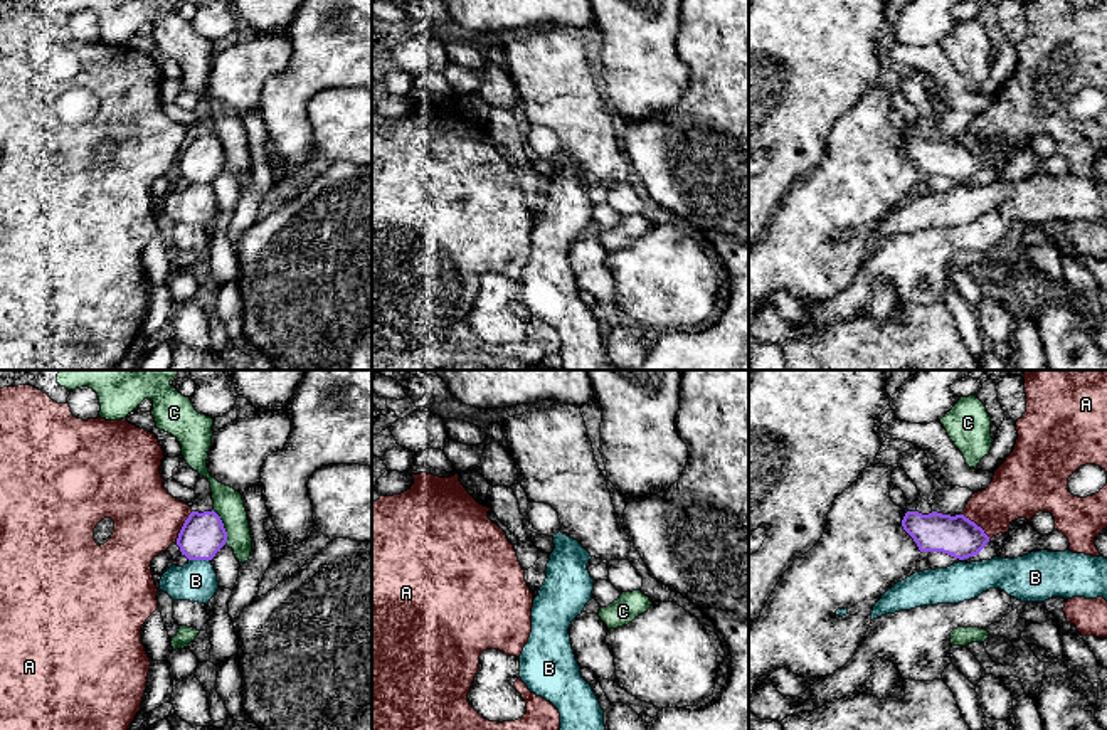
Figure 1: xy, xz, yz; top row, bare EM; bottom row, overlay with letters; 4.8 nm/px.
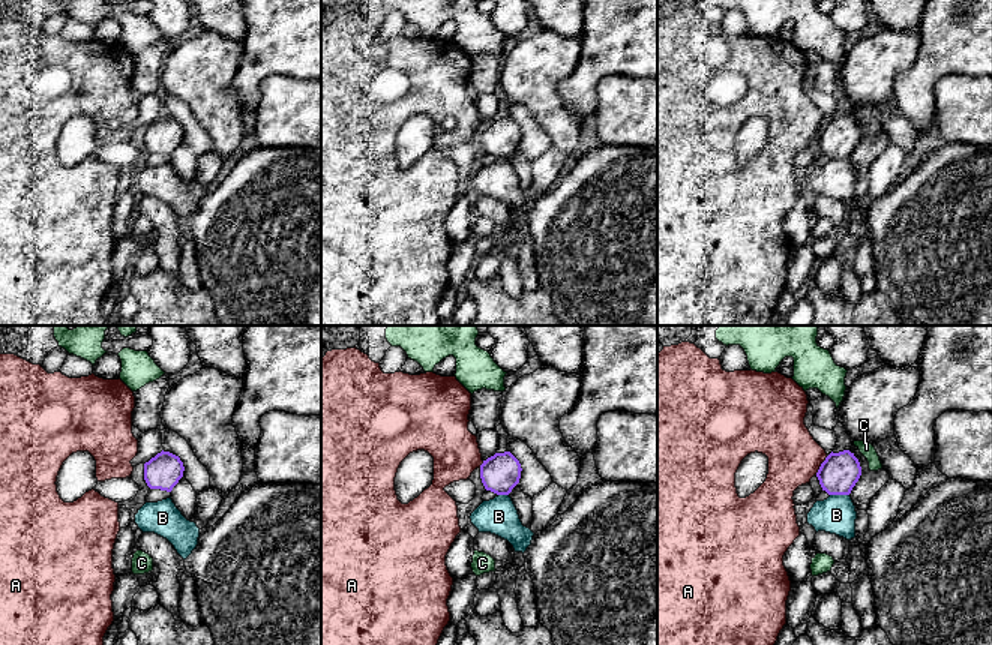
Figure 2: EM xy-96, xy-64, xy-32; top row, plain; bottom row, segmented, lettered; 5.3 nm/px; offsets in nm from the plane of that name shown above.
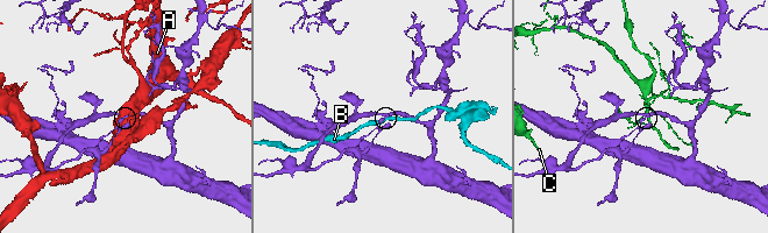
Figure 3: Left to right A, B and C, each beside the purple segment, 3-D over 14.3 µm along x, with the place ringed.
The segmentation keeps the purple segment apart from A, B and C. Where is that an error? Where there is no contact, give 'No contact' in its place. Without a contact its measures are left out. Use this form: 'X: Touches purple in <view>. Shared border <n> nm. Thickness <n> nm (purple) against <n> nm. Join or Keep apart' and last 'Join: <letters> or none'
A: Touches purple in yz. Shared border 180 nm. Thickness 200 nm (purple) against 260 nm. Keep apart
B: Touches purple in xy. Shared border 100 nm. Thickness 220 nm (purple) against 190 nm. Keep apart
C: Touches purple in xy. Shared border 180 nm. Thickness 220 nm (purple) against 140 nm. Keep apart
Join: none

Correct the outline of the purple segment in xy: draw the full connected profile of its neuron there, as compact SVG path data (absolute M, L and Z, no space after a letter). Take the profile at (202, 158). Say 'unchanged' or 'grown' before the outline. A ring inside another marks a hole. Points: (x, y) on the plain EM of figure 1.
unchanged; M214 133L192 135L177 161L182 178L188 183L212 183L225 165L227 155Z

